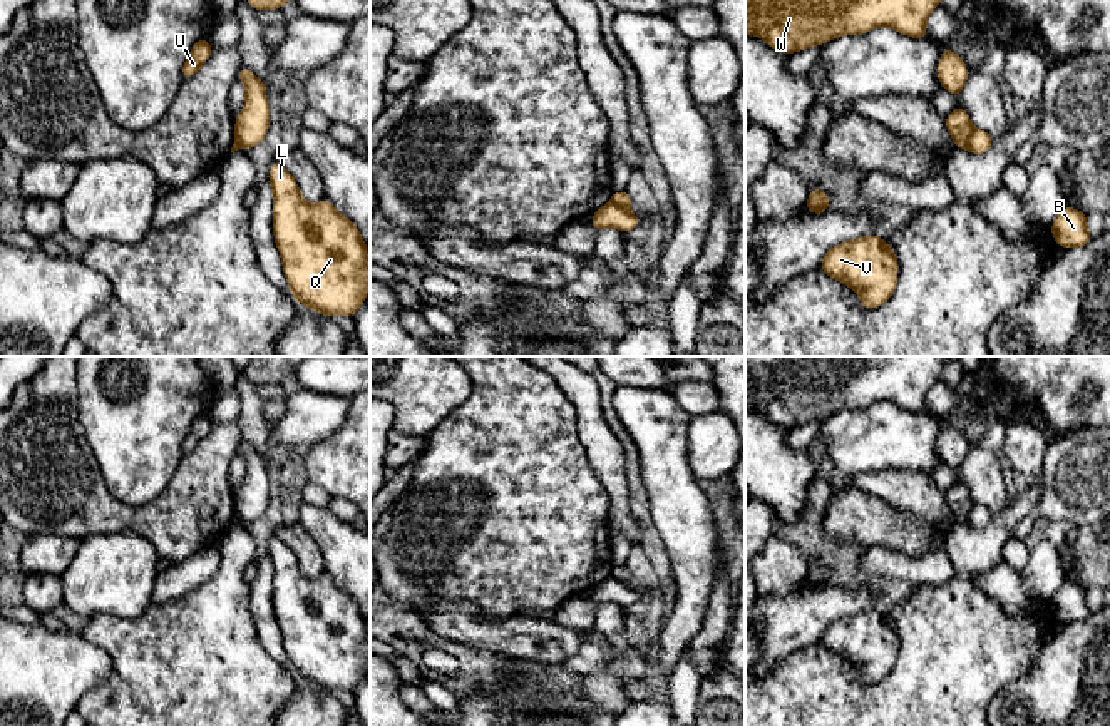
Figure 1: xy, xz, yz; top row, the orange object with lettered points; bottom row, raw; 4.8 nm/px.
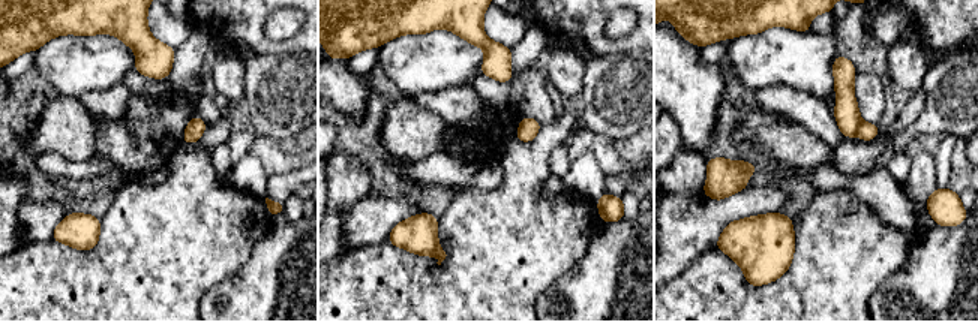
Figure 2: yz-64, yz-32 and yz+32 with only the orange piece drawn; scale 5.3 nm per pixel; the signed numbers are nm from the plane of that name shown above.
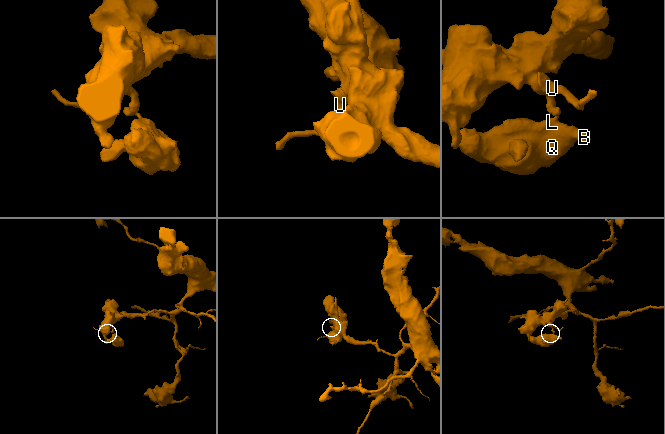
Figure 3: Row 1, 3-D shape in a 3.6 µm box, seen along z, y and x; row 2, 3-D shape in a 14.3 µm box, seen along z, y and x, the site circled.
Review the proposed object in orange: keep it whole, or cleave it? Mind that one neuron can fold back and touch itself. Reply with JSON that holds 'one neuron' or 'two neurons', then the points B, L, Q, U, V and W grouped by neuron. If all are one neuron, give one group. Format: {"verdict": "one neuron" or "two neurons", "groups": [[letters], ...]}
{"verdict": "two neurons", "groups": [["B", "L", "Q", "V"], ["U", "W"]]}

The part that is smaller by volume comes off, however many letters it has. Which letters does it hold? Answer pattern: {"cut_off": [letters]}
{"cut_off": ["B", "L", "Q", "V"]}

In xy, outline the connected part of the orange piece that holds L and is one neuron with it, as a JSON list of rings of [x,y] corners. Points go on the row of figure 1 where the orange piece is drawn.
[[[270,164],[273,234],[290,293],[318,314],[355,316],[367,298],[370,263],[367,244],[352,221],[325,197],[308,204],[293,176]]]

